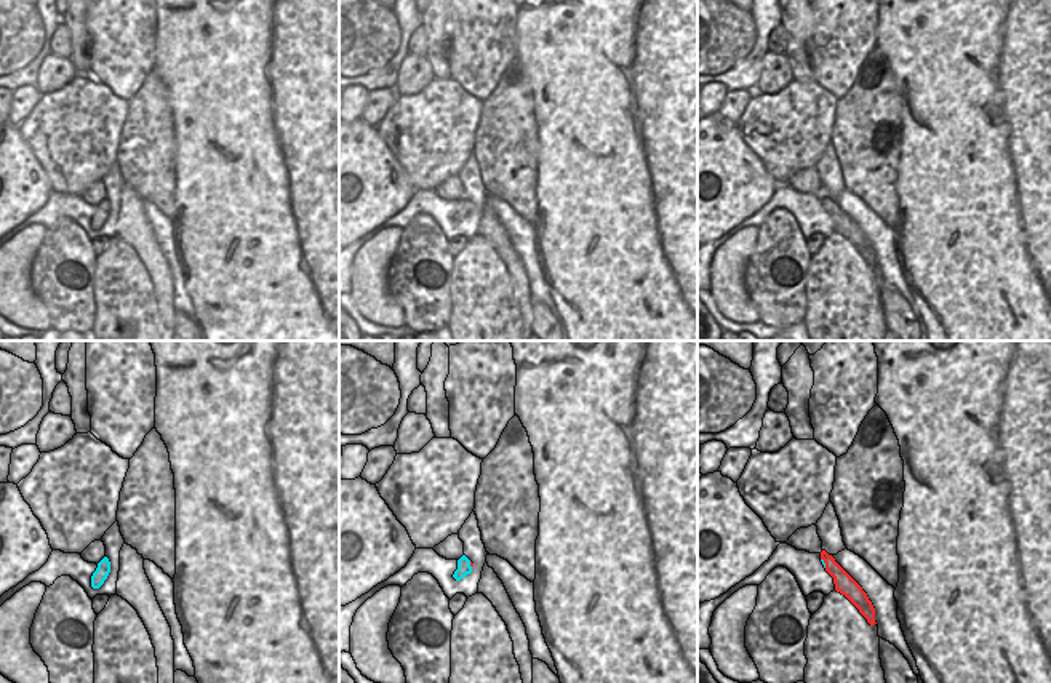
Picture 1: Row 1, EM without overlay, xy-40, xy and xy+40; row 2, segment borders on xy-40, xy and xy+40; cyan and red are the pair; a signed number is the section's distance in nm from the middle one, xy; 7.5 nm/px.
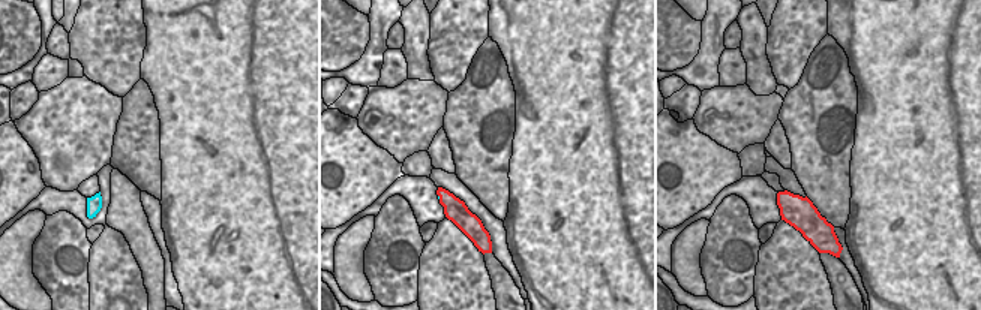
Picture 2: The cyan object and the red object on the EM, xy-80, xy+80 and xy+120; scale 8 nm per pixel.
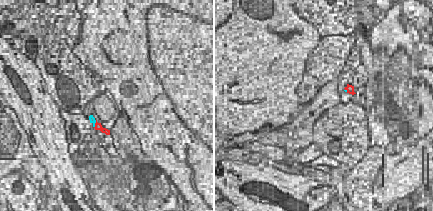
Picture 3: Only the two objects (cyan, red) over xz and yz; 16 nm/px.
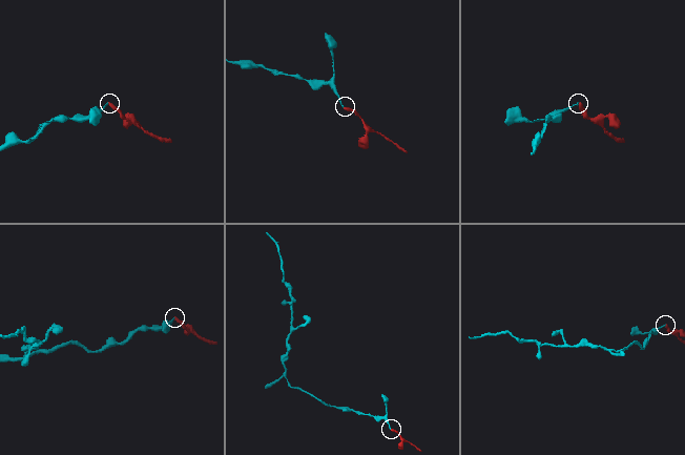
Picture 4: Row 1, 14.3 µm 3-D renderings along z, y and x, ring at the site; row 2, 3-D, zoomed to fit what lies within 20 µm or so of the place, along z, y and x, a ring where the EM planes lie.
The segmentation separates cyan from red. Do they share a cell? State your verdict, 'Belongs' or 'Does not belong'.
Does not belong

